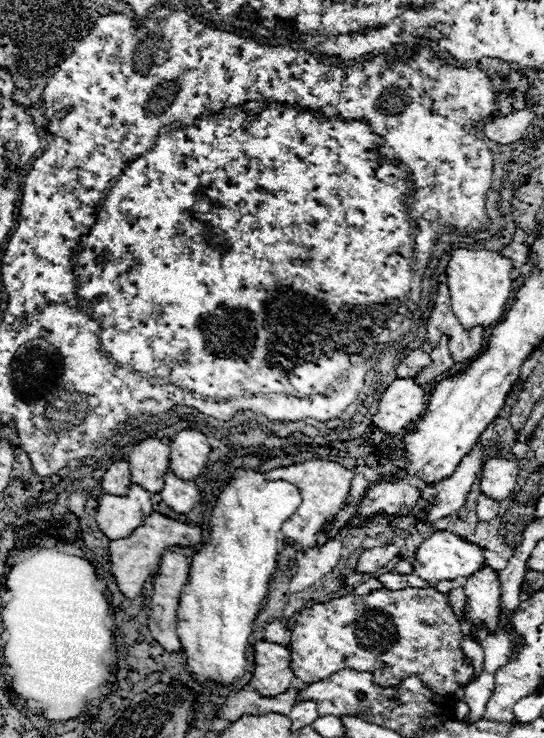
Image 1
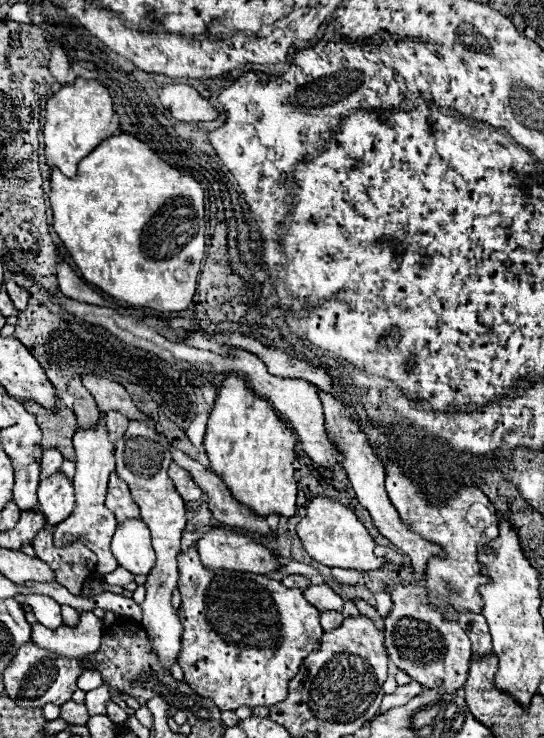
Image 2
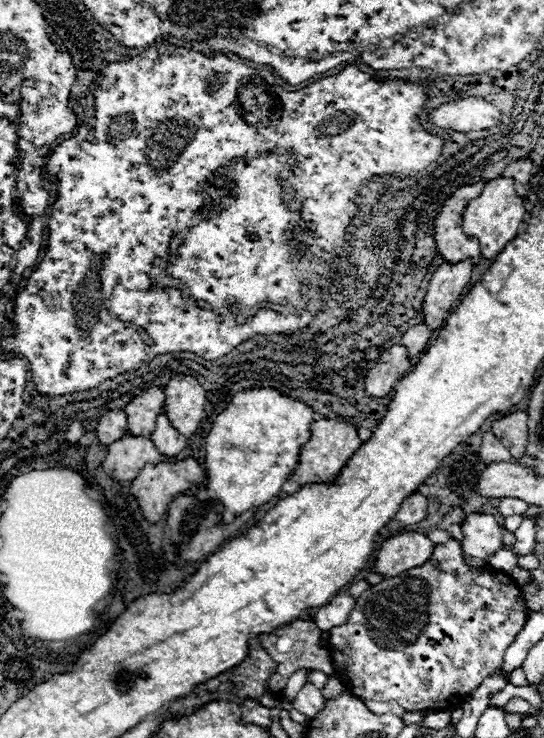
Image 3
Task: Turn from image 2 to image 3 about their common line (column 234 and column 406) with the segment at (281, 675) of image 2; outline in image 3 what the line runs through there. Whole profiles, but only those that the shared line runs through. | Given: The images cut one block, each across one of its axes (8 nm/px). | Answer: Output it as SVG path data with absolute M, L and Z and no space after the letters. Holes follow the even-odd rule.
M450 538L446 544L436 544L432 558L424 566L406 570L404 574L398 574L396 578L386 578L380 584L370 586L360 598L356 598L356 606L350 610L346 626L336 626L336 628L328 630L328 634L330 634L328 636L328 652L332 654L332 662L334 662L338 680L346 686L348 692L356 694L362 700L378 700L378 702L396 700L406 710L452 710L454 706L450 706L450 704L456 704L458 700L462 702L462 698L472 694L472 690L476 686L480 686L480 682L484 678L488 678L490 674L500 670L500 666L504 662L504 650L514 642L516 634L524 626L526 612L528 612L528 608L526 608L526 602L520 594L520 588L516 586L516 582L508 574L502 574L498 570L482 574L478 568L466 566L466 562L462 558L460 542Z

